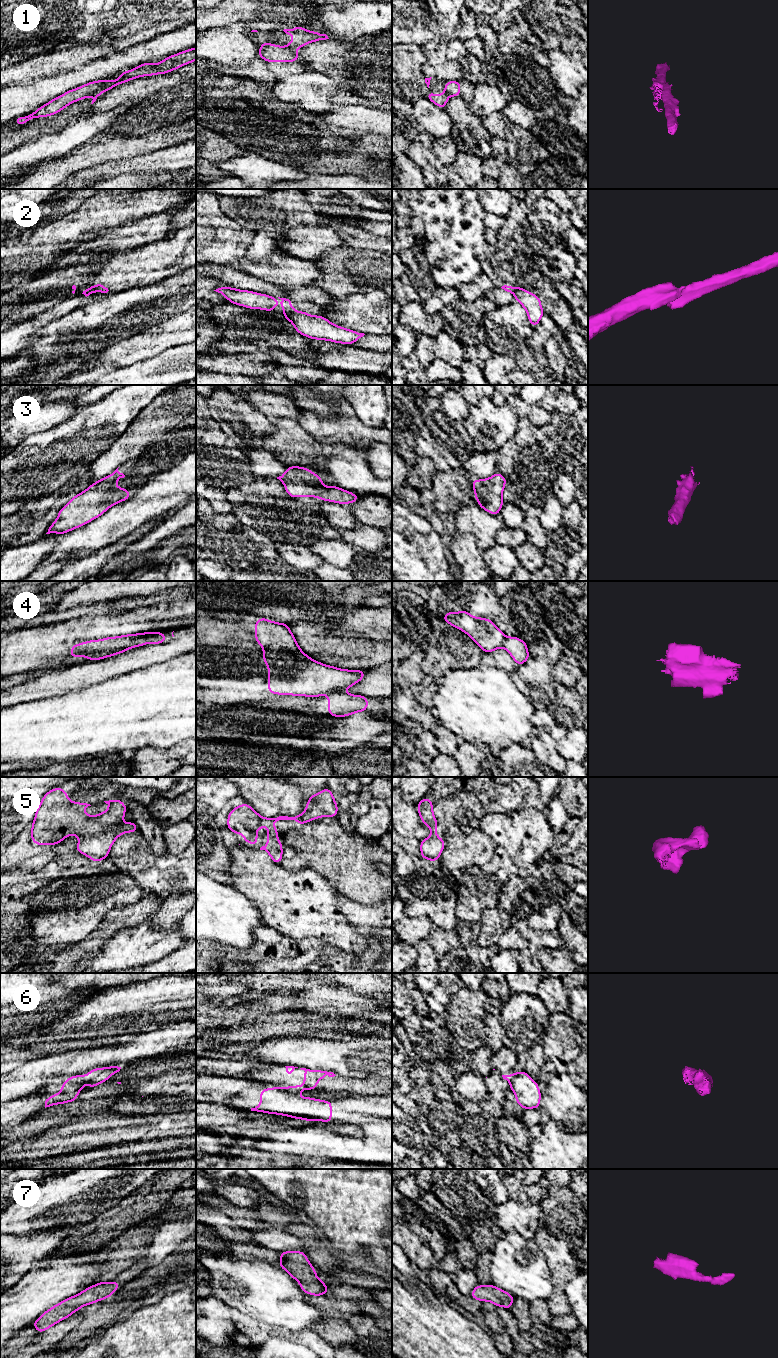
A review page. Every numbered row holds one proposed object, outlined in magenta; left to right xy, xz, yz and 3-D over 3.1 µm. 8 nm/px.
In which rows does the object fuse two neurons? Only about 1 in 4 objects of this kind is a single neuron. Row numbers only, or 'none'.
1, 2, 4, 6

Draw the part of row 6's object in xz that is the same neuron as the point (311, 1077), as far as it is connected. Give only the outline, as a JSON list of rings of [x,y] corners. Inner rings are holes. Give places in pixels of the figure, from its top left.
[[[300,1068],[301,1070],[304,1070],[304,1083],[302,1086],[293,1085],[290,1087],[282,1087],[282,1086],[276,1086],[278,1089],[283,1090],[287,1093],[291,1093],[294,1095],[297,1095],[303,1090],[311,1089],[311,1090],[317,1090],[316,1085],[318,1084],[319,1079],[324,1079],[326,1075],[329,1077],[336,1076],[333,1072],[327,1072],[323,1070],[310,1070],[306,1068]]]

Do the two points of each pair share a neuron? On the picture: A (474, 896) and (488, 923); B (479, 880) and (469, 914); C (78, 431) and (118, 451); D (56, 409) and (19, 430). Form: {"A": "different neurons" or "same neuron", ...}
{"A": "different neurons", "B": "same neuron", "C": "different neurons", "D": "same neuron"}

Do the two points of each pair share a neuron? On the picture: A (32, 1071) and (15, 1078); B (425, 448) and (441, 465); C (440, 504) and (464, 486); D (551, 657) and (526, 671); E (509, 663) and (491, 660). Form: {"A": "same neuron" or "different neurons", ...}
{"A": "same neuron", "B": "same neuron", "C": "same neuron", "D": "different neurons", "E": "same neuron"}

